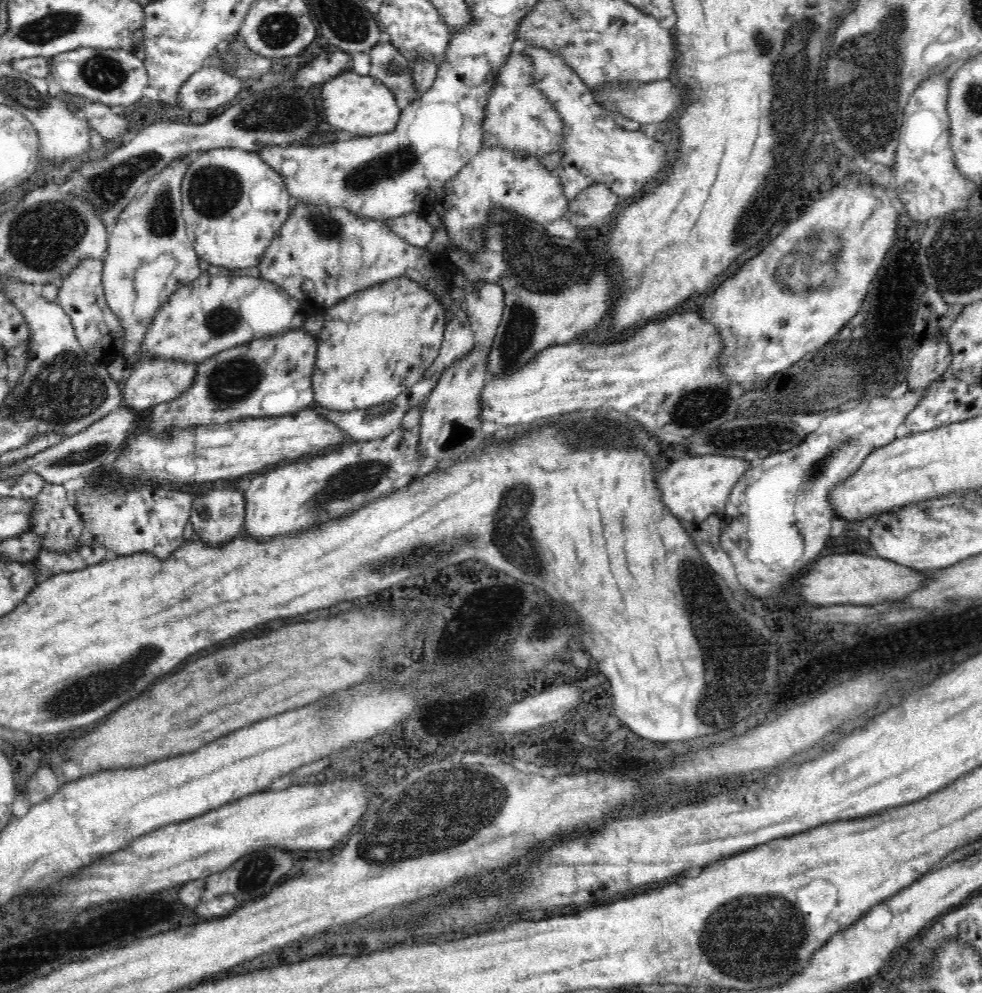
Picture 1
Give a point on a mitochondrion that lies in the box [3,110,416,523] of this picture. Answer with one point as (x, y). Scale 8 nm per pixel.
(41, 238)

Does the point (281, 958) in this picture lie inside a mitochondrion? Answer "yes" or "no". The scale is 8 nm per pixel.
no

